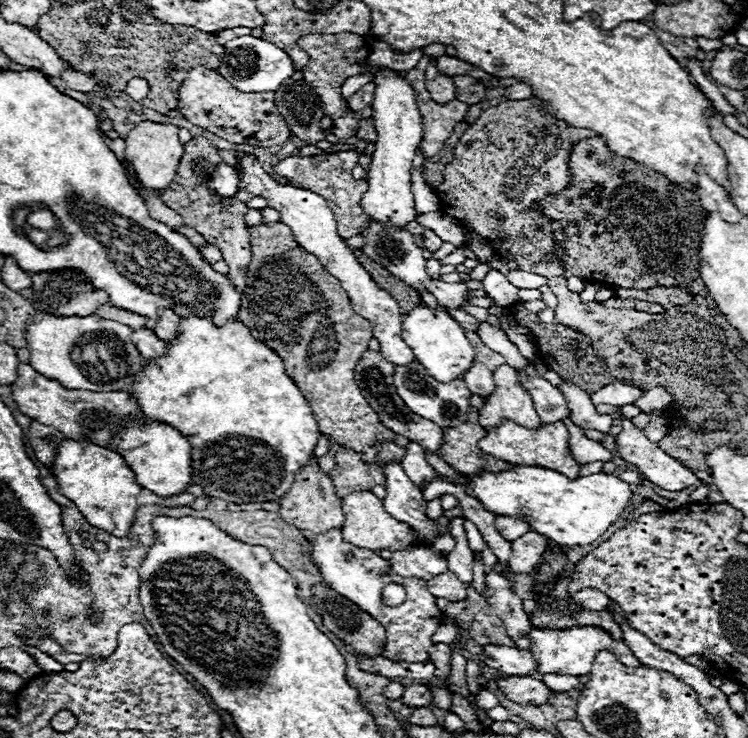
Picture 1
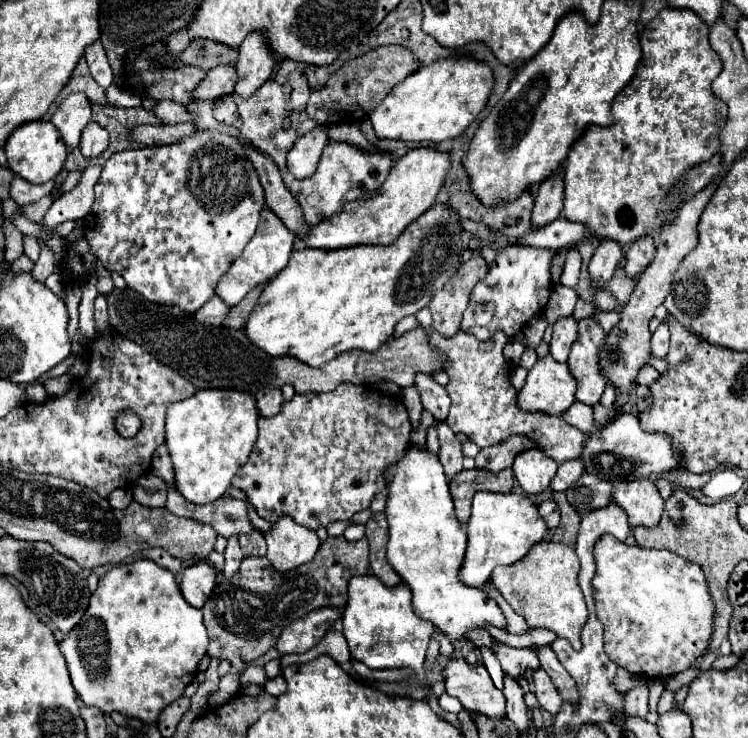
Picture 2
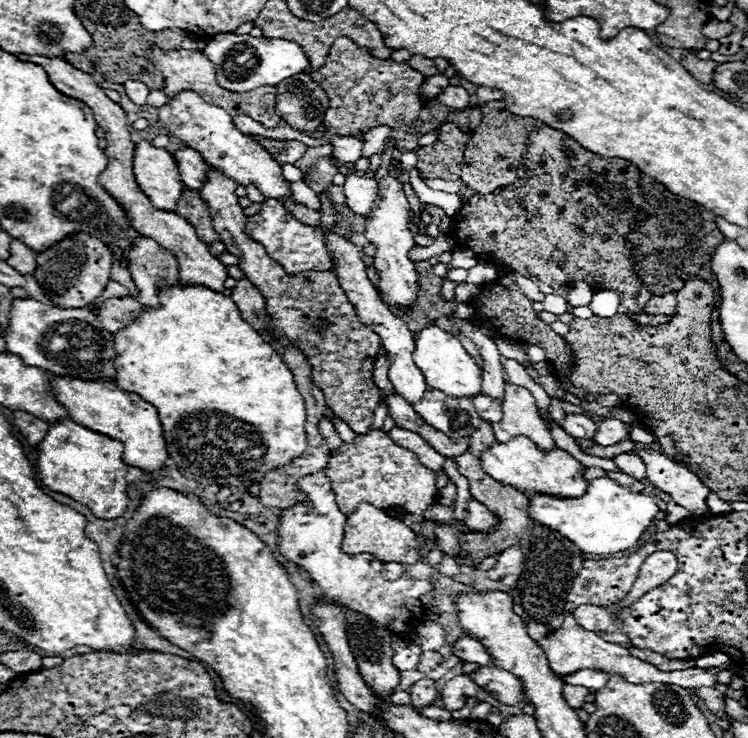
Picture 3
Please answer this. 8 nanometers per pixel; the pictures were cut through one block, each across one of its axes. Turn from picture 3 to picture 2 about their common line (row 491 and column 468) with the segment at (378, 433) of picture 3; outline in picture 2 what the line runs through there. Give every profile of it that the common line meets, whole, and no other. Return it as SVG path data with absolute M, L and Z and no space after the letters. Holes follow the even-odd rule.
M464 330L450 338L432 332L428 342L434 350L438 350L440 356L444 356L444 372L450 378L446 390L452 398L452 408L446 424L456 434L466 434L470 442L474 442L478 448L494 446L512 434L524 434L536 440L538 446L558 464L580 456L582 442L586 438L584 432L572 428L568 422L564 422L562 416L526 412L518 408L518 392L510 382L510 364L506 364L502 356L502 348L508 344L508 336L504 332L496 332L490 340L484 342L476 340Z

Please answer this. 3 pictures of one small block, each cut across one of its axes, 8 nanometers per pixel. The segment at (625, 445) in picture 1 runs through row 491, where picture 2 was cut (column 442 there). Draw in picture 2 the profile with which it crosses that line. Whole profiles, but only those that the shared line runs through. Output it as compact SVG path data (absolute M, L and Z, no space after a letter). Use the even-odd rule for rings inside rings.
M450 658L442 670L442 678L444 678L446 692L450 696L458 698L462 702L462 706L468 708L470 712L486 714L492 720L498 720L504 716L504 694L494 686L494 682L492 682L488 670L482 666L482 662L468 664L464 658Z

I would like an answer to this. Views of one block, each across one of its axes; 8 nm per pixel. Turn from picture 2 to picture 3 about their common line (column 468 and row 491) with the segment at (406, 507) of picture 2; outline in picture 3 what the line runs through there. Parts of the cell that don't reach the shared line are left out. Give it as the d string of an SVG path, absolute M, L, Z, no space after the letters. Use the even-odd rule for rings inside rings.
M596 478L588 482L586 496L574 498L574 500L556 500L554 496L530 496L530 516L534 516L534 520L538 520L542 526L566 536L586 554L614 554L614 552L624 552L624 550L634 548L640 536L646 532L646 528L656 522L658 512L660 508L654 502L654 498L640 492L638 494L630 492L610 478Z

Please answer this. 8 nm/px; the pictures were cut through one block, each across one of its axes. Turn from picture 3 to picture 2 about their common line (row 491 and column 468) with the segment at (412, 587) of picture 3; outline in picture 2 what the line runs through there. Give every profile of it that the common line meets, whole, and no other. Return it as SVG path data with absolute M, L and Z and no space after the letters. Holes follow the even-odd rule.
M510 244L506 248L502 248L494 260L494 264L488 270L486 280L478 282L472 290L468 308L464 310L464 318L462 318L462 330L468 334L474 334L478 340L488 340L496 330L502 330L506 336L512 338L512 334L516 334L518 330L524 328L524 324L532 318L542 314L548 298L550 298L550 290L552 290L552 260L558 256L556 250L550 248L532 248L532 246L524 246L524 244Z

